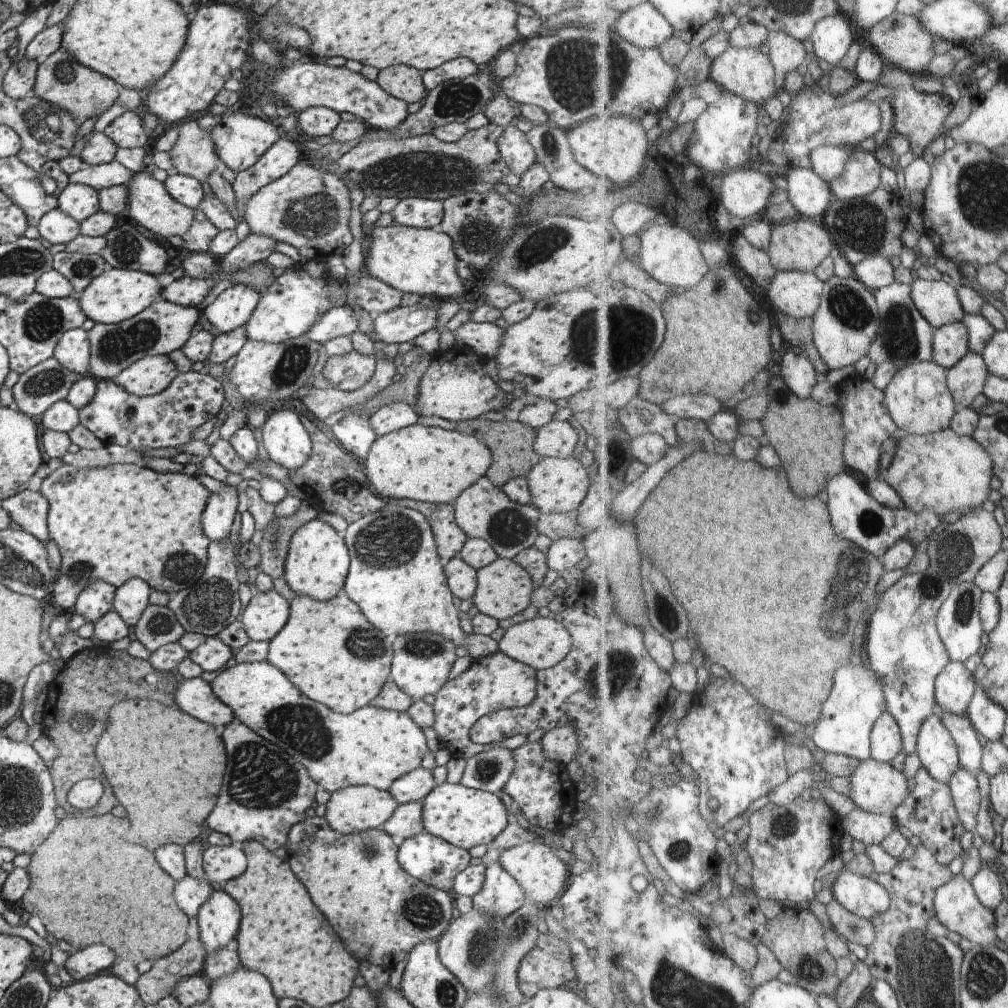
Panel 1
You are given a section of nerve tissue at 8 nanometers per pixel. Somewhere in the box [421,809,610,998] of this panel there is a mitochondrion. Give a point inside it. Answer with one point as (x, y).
(482, 949)

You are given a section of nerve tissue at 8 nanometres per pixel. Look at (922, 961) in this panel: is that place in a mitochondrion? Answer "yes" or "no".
yes

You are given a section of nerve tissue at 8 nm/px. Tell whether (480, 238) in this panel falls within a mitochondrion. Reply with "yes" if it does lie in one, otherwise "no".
yes

